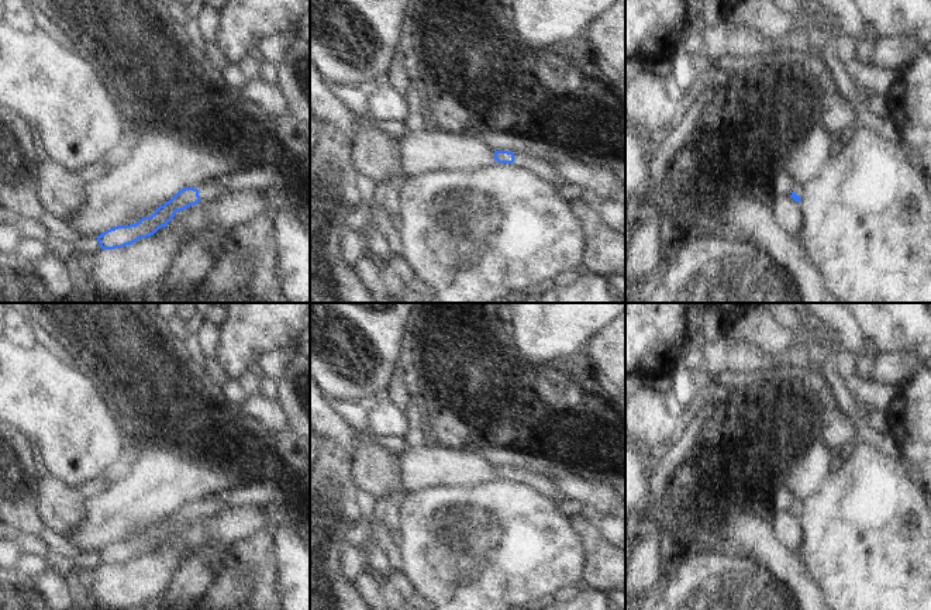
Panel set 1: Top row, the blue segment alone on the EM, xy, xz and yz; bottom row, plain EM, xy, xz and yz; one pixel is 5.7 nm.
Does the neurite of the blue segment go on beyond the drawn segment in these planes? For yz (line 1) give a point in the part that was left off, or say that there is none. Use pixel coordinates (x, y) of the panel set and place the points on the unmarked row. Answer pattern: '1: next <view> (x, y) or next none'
1: next yz (799, 505)

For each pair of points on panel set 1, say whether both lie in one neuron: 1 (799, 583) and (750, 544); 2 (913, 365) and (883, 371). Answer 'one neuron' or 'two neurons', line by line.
1: one neuron
2: one neuron

